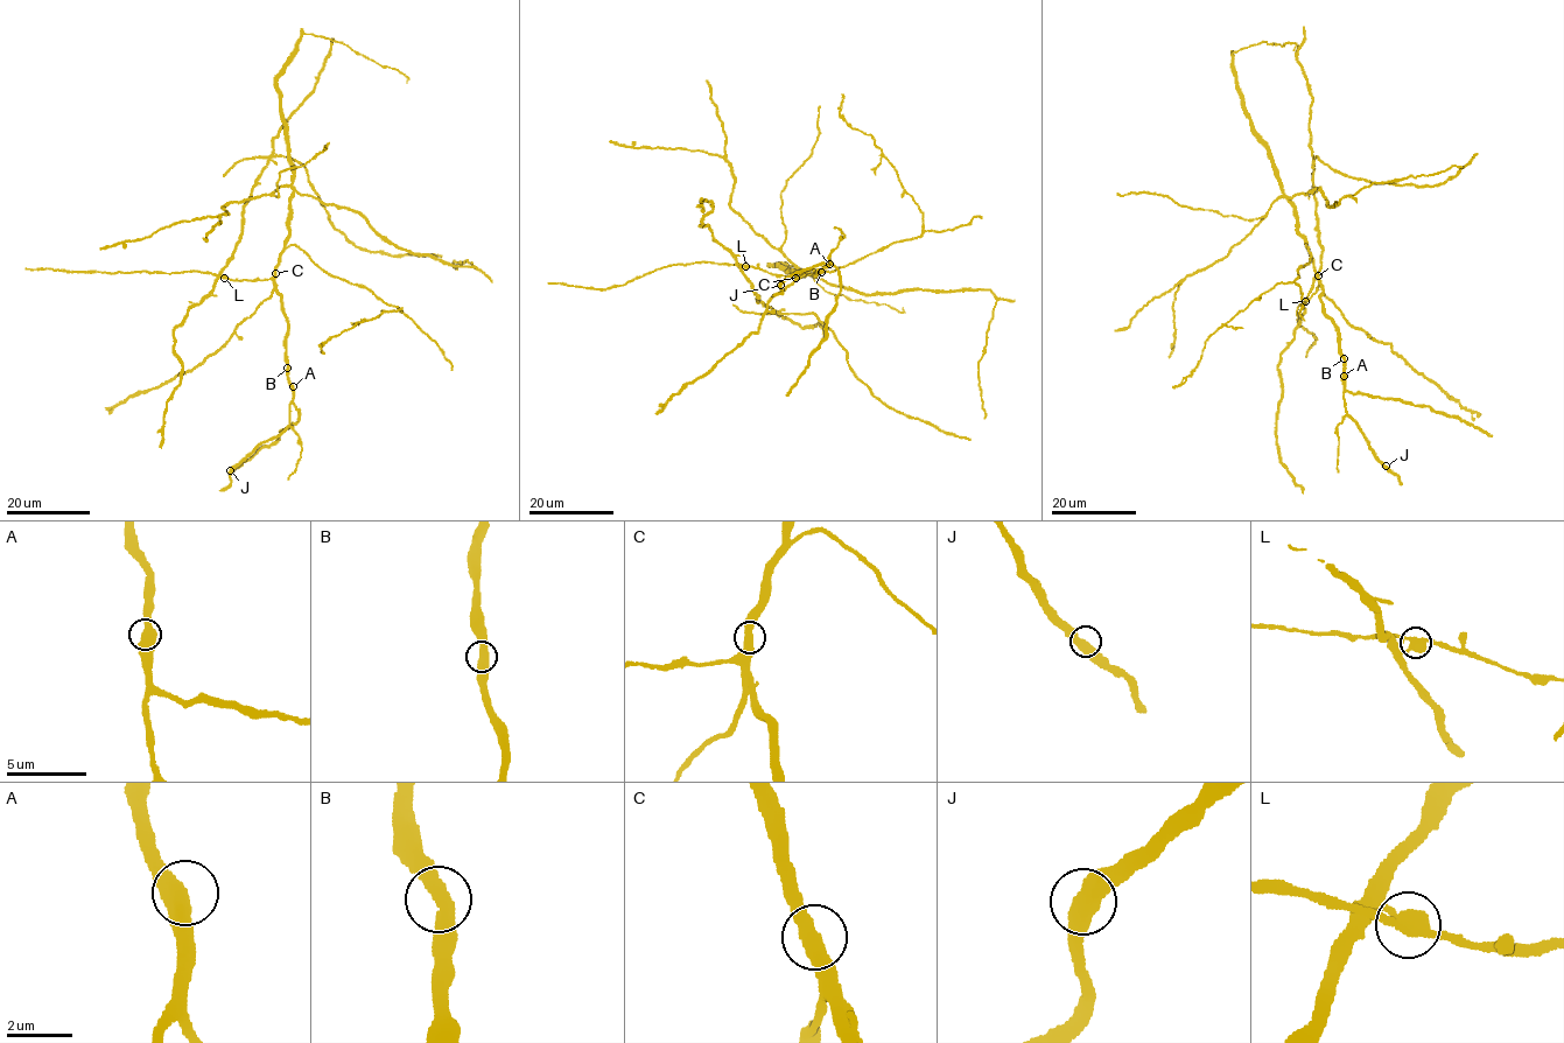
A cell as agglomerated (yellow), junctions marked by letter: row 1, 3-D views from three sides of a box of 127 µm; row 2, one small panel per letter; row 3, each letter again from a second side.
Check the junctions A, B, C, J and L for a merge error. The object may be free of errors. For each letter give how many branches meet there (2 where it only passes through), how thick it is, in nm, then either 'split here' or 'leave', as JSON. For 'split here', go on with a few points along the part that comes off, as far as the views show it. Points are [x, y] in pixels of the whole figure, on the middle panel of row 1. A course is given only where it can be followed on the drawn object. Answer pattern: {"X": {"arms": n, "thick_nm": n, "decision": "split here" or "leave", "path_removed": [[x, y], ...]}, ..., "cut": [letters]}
{"A": {"arms": 2, "thick_nm": 550, "decision": "leave"}, "B": {"arms": 2, "thick_nm": 480, "decision": "leave"}, "C": {"arms": 2, "thick_nm": 480, "decision": "leave"}, "J": {"arms": 2, "thick_nm": 500, "decision": "leave"}, "L": {"arms": 2, "thick_nm": 460, "decision": "split here", "path_removed": [[745, 266], [742, 272], [758, 303], [814, 315], [875, 397], [970, 440]]}, "cut": ["L"]}

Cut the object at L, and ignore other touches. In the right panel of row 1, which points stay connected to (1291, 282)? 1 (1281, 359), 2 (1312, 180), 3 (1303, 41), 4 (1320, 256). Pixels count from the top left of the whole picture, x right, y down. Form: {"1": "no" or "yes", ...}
{"1": "no", "2": "no", "3": "no", "4": "no"}

